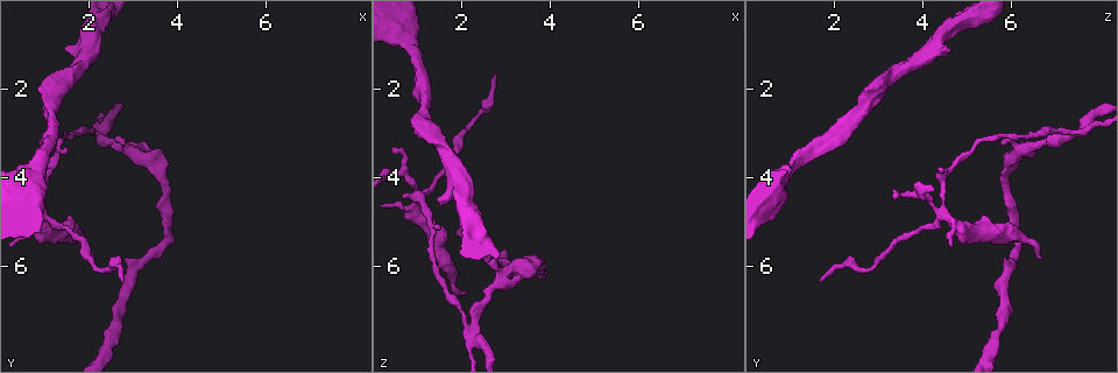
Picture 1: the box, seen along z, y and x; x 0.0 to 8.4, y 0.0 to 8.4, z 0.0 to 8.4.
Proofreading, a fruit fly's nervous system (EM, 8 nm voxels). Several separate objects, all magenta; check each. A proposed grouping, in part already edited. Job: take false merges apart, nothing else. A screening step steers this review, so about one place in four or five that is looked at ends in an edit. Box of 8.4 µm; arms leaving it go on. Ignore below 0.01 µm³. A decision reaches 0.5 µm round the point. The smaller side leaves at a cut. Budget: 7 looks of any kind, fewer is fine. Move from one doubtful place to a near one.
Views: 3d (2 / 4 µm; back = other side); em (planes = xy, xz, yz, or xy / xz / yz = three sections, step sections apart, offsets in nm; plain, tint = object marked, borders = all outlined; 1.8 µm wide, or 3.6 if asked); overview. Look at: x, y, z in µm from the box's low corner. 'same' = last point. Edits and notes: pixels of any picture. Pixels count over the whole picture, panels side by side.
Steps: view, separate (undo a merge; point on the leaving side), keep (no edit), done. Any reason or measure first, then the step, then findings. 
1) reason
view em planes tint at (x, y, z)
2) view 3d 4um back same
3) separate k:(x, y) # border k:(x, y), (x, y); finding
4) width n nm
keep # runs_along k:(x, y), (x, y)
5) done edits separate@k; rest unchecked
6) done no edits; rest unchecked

calibre changes
view em xy step 8 tint at (1.80, 5.35, 6.20)

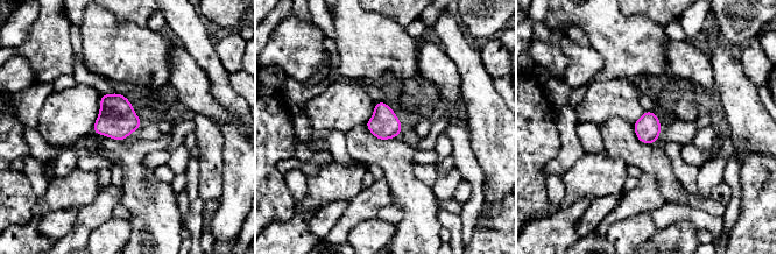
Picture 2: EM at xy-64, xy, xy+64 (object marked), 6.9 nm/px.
view em planes tint same

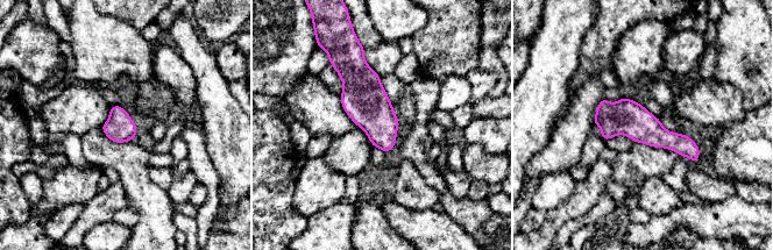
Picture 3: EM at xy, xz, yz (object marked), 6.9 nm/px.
keep # runs_along 3:(603, 101), (618, 116), (696, 156); one neuron here

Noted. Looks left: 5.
thin neck
view 3d 4um back at (1.00, 4.90, 4.60)

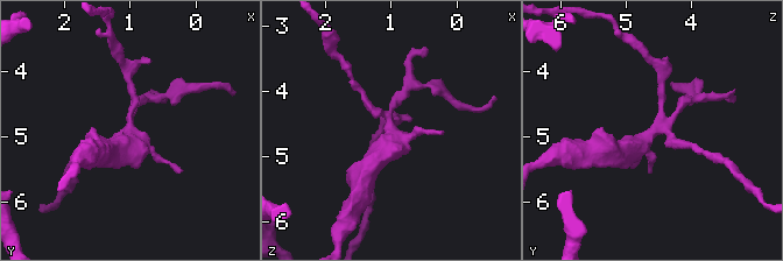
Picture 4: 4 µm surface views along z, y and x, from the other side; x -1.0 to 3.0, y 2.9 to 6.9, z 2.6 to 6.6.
view em planes tint at (1.00, 4.95, 4.60)

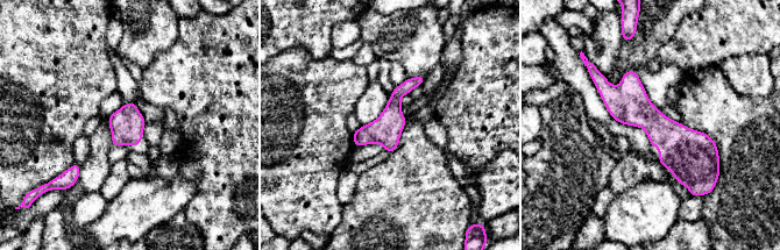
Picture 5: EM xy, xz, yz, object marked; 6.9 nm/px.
keep # runs_along 5:(597, 79), (687, 154), (710, 159); one neuron here

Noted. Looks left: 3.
view em 3.6um xz step 8 tint at (1.95, 1.10, 4.25)

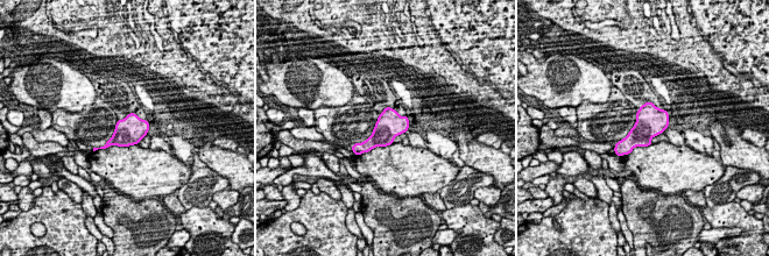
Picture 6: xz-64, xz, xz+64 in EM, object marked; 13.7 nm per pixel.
view em 3.6um planes borders same

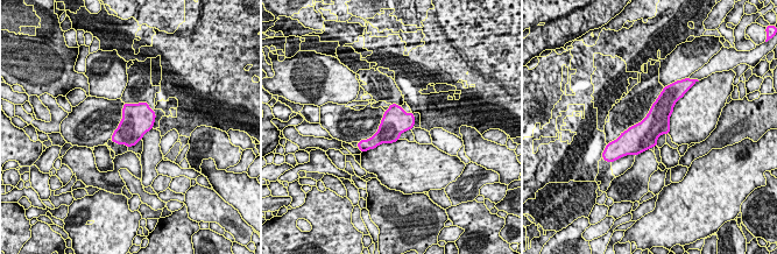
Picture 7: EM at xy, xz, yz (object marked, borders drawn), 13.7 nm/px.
keep # continuous, no second neuron

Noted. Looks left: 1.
done no edits; rest unchecked

